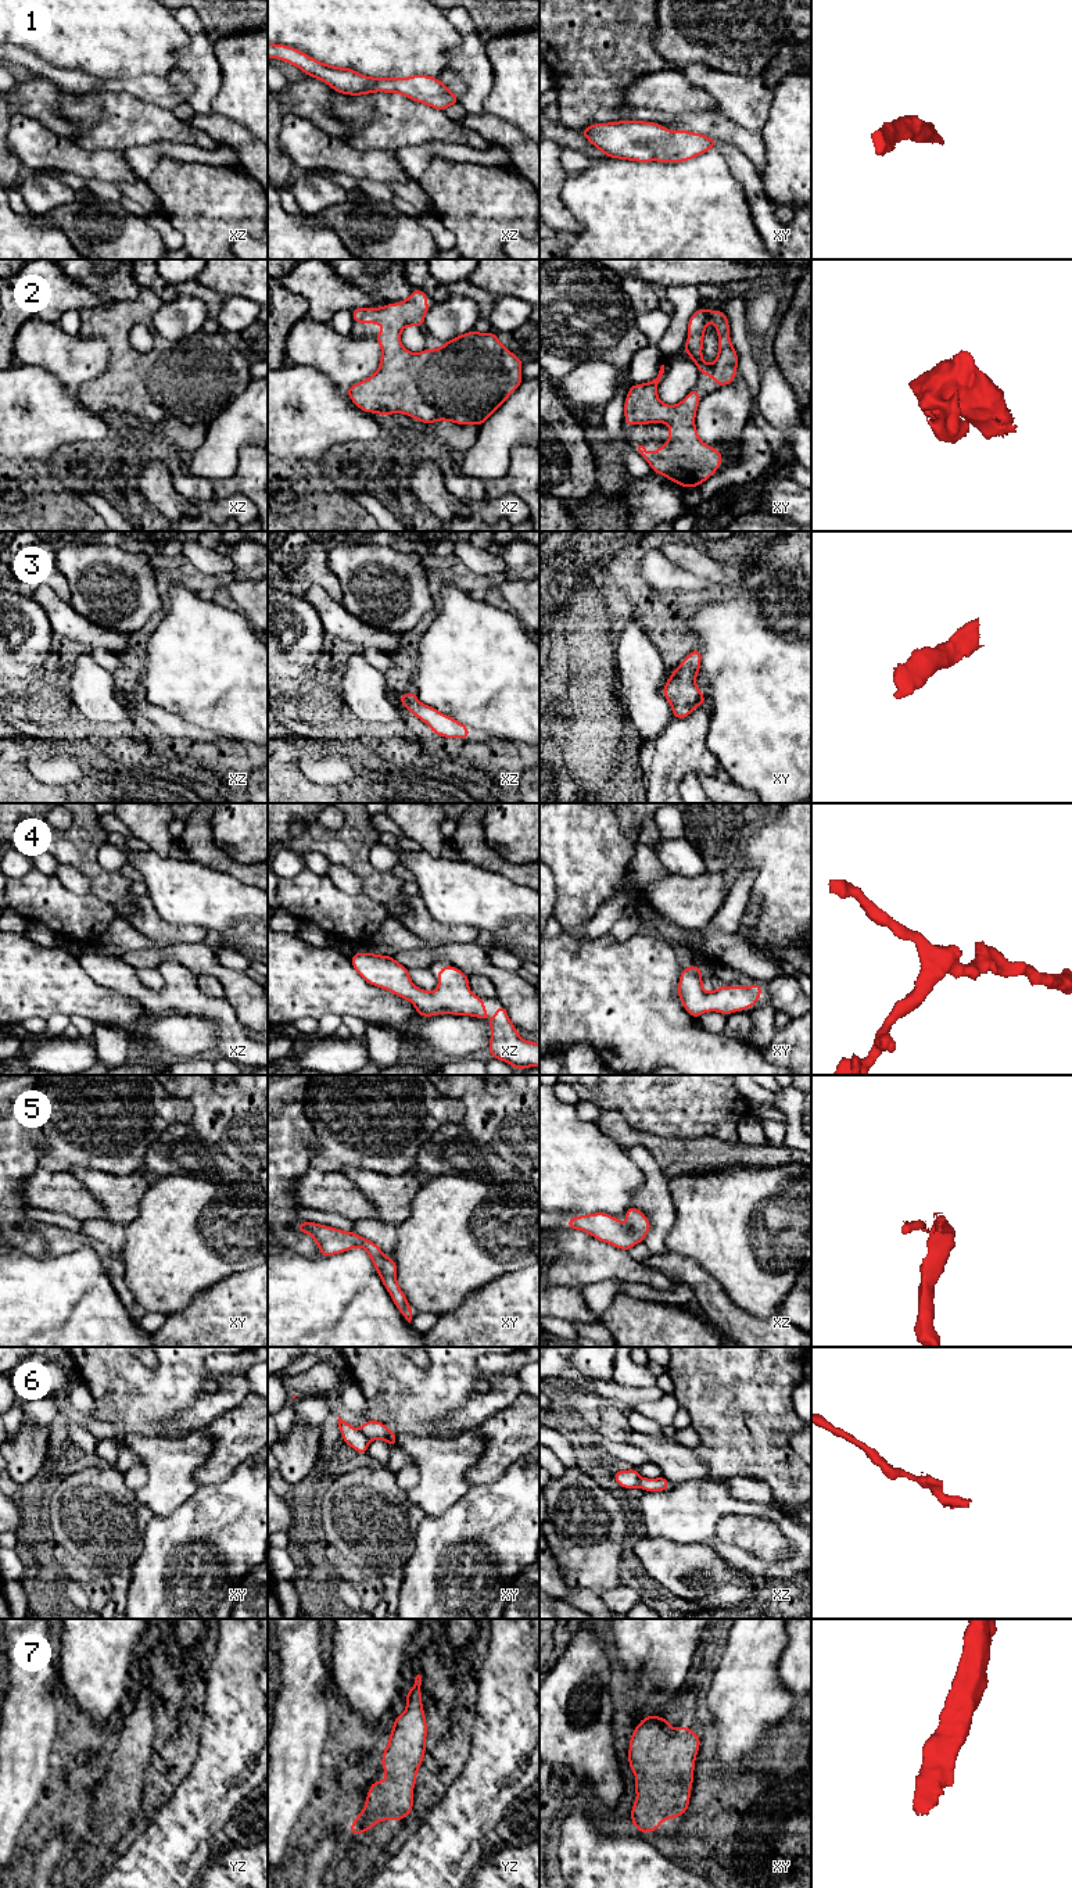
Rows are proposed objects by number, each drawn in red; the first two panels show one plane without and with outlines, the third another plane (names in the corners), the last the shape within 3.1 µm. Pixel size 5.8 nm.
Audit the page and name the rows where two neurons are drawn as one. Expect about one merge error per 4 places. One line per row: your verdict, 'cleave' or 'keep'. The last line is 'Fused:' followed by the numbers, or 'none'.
1: keep
2: keep
3: keep
4: keep
5: keep
6: cleave
7: keep
Fused: 6

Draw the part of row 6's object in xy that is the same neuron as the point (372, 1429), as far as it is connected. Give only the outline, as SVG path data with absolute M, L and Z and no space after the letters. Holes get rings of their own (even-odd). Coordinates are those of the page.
M366 1419L366 1423L362 1427L359 1427L359 1430L369 1440L380 1439L380 1440L386 1440L388 1443L390 1448L397 1447L397 1441L395 1441L397 1433L387 1429L383 1422Z

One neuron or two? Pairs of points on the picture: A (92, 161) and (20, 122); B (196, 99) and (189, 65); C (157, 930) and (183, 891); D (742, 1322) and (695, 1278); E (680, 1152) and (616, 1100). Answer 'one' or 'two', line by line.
A: one
B: one
C: two
D: one
E: two

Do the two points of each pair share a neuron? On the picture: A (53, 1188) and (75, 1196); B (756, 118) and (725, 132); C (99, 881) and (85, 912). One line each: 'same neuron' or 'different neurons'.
A: same neuron
B: different neurons
C: different neurons

